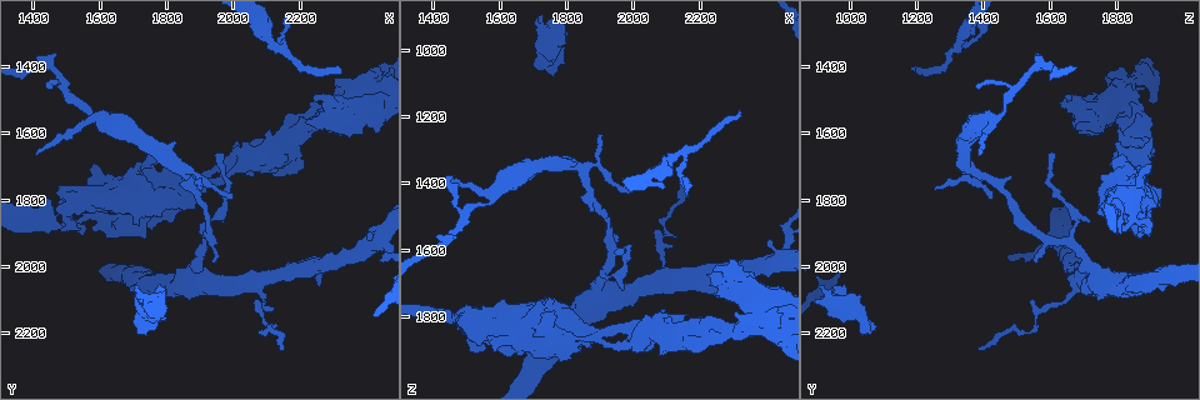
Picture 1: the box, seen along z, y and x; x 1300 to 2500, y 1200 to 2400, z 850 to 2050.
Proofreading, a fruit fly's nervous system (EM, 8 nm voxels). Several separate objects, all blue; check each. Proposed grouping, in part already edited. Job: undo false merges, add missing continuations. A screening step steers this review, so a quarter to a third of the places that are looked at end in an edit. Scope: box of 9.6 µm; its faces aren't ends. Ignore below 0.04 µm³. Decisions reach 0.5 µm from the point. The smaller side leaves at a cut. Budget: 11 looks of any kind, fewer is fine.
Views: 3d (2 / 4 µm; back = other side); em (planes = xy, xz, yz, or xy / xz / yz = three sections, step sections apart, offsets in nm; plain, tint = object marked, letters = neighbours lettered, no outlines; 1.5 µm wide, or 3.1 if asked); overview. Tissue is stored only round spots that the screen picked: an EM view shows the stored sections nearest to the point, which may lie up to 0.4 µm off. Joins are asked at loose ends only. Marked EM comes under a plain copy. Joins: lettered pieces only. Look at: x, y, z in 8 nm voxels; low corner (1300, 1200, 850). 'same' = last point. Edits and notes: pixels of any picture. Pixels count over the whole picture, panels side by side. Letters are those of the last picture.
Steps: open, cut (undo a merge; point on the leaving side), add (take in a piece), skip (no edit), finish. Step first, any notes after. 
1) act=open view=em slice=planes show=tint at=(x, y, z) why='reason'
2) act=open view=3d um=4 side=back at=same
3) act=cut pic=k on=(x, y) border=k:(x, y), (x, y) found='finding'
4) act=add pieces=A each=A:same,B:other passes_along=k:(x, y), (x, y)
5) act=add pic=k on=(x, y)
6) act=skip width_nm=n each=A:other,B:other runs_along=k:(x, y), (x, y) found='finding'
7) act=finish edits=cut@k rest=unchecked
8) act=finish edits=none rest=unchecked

act=open view=em slice=xz step=8 show=letters at=(2230, 1510, 1840) why='stops while still wide'

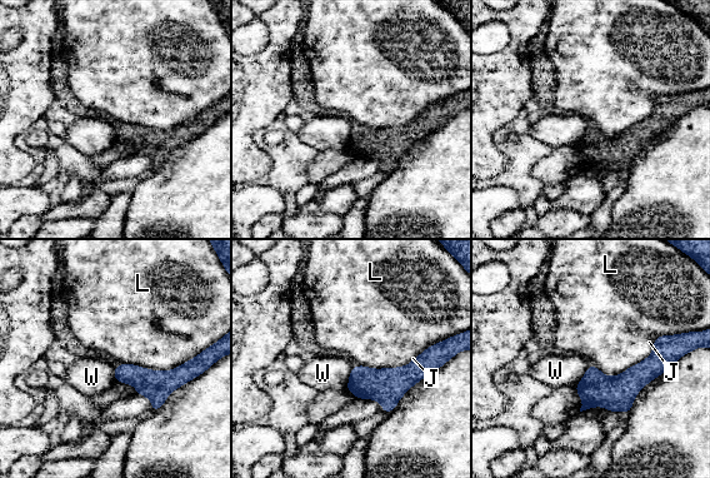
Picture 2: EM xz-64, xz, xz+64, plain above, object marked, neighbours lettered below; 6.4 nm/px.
act=skip each=J:other,L:other,W:other runs_along=2:(658, 343), (634, 379), (585, 406) found='no lettered piece goes on from it'

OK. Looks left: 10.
act=open view=em slice=planes show=letters at=(1950, 1670, 1600) why='end of a long branch'

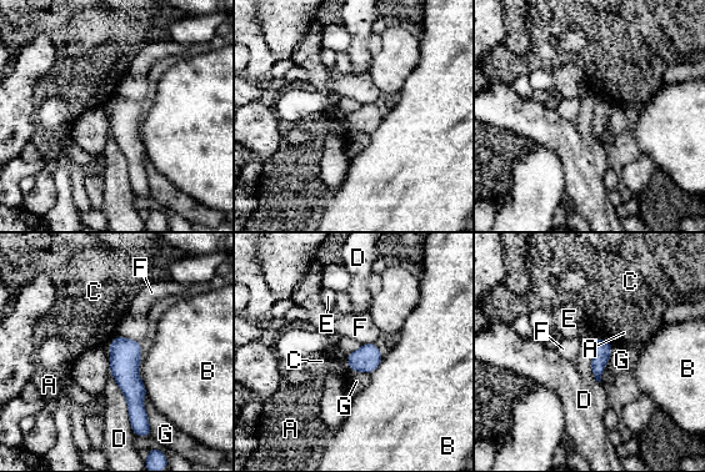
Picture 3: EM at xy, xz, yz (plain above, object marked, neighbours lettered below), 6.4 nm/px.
act=skip longest_contact=D:440nm each=A:other,B:other,C:other,D:other,E:other,F:other,G:other found='none of them fits'

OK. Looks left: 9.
act=open view=em slice=xz step=8 show=letters at=(2320, 1410, 1190) why='thin end'

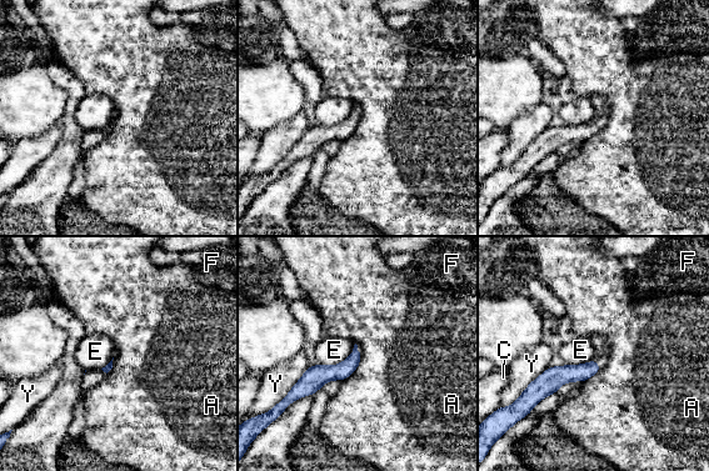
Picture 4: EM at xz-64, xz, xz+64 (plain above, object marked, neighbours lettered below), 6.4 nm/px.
act=open view=em slice=planes show=letters at=same why='another direction'

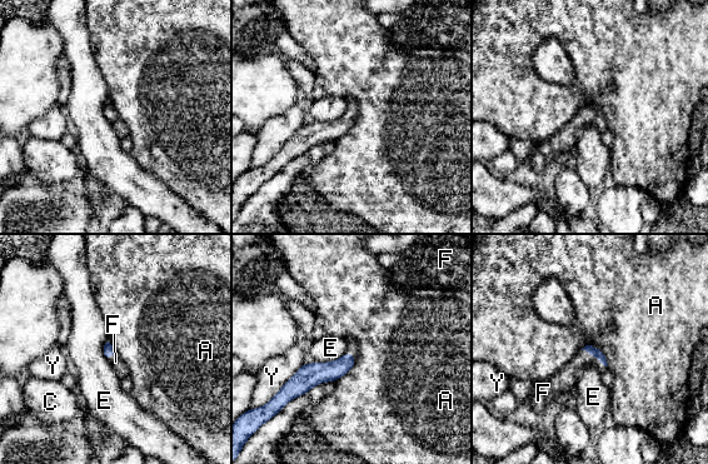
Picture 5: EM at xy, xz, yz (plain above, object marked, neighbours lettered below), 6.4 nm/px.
act=add pieces=F each=A:other,C:other,E:other,F:same,Y:other found='it goes on there'

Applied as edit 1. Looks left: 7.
act=open view=em slice=planes show=letters at=(2260, 2050, 1740) why='free end'

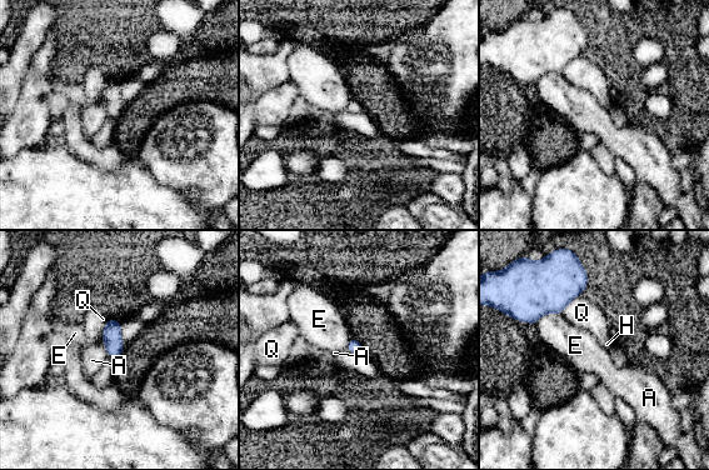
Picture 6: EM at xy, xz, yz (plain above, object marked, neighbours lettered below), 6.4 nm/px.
act=skip each=A:other,E:other,H:other,Q:other found='no lettered piece goes on from it'

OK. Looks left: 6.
act=finish edits=add@5 rest=unchecked

